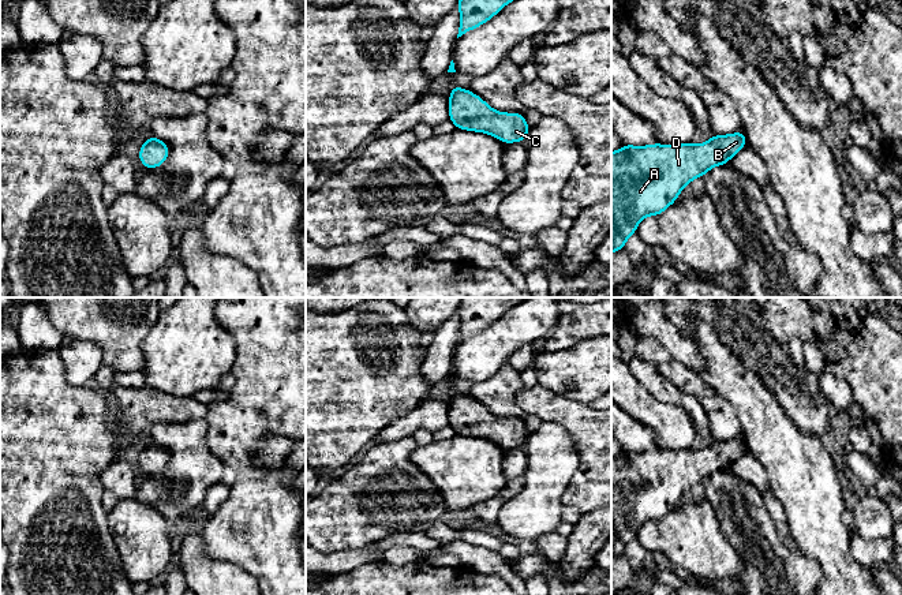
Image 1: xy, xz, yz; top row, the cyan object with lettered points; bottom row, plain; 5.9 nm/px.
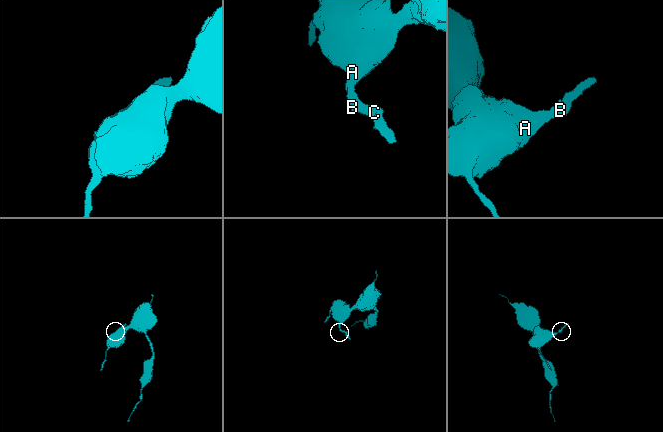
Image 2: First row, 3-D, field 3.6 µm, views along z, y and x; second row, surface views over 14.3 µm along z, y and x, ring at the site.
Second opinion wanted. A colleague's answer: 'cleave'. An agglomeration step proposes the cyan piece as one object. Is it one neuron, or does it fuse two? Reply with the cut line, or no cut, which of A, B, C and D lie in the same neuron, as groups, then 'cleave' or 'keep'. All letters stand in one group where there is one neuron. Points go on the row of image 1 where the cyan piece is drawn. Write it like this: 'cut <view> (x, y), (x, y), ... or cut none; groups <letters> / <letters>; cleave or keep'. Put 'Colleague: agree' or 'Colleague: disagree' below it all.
cut none; groups A B C D; keep
Colleague: disagree

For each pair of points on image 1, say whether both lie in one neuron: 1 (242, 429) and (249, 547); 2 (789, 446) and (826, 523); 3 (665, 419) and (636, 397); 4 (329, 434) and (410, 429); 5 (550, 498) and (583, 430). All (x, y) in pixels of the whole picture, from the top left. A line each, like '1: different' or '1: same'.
1: different
2: same
3: same
4: different
5: different

